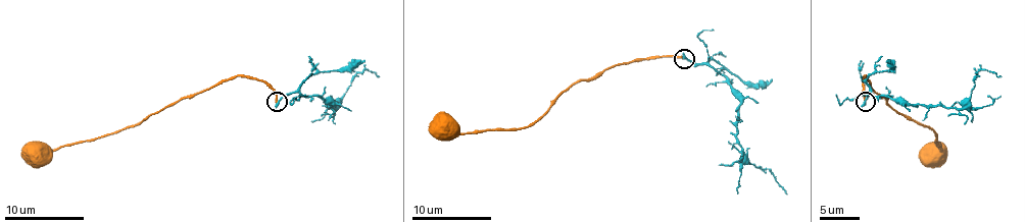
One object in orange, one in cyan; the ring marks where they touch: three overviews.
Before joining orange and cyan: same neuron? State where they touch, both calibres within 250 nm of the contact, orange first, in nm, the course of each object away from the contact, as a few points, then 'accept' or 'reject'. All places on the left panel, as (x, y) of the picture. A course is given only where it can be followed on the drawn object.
at (277, 101); 200 nm thick on the orange side, 280 nm on the other; orange runs (277, 101), (277, 95), (265, 82), (234, 75), (166, 105), (119, 132), (39, 152); cyan runs (277, 101), (289, 93), (319, 95), (334, 109), (350, 81), (361, 71), (374, 71), (380, 77); reject

